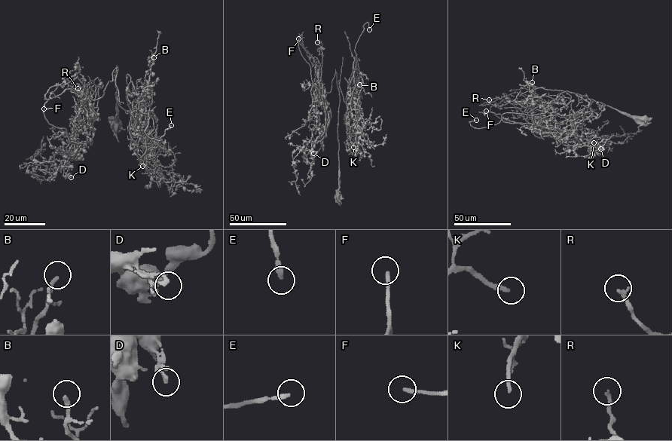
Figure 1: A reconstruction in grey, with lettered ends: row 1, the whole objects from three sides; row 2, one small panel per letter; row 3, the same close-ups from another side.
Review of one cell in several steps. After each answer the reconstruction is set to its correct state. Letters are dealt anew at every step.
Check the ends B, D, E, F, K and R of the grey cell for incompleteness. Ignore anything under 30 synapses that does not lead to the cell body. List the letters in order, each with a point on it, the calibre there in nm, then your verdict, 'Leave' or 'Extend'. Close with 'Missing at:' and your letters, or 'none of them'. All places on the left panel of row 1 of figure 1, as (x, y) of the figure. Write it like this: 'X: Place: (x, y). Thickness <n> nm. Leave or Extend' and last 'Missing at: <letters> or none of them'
B: Place: (154, 57). Thickness 220 nm. Leave
D: Place: (71, 177). Thickness 150 nm. Leave
E: Place: (171, 125). Thickness 260 nm. Extend
F: Place: (44, 108). Thickness 220 nm. Extend
K: Place: (142, 166). Thickness 220 nm. Extend
R: Place: (77, 88). Thickness 200 nm. Leave
Missing at: E, F, K

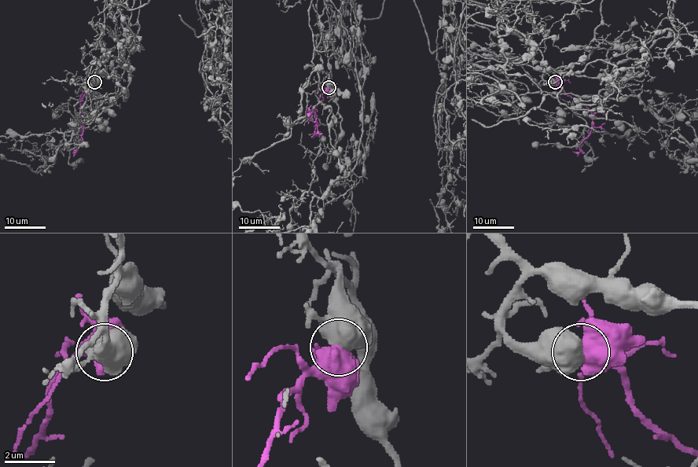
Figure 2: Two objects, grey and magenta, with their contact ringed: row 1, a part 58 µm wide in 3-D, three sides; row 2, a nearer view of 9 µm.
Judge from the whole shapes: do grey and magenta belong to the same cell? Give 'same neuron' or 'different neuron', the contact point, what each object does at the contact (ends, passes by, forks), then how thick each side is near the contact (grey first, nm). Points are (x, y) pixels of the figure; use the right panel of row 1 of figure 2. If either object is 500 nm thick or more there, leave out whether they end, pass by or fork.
same neuron | (555, 82) | 750/900 nm

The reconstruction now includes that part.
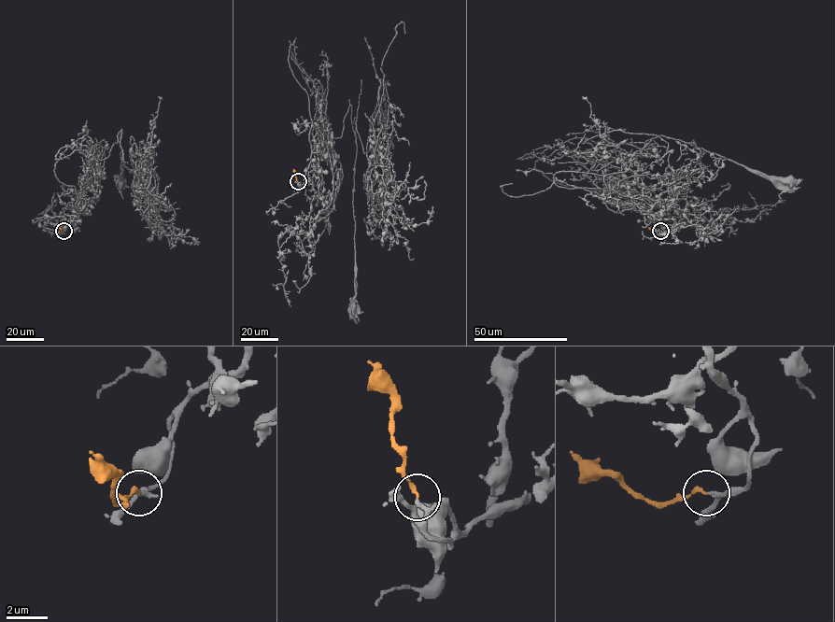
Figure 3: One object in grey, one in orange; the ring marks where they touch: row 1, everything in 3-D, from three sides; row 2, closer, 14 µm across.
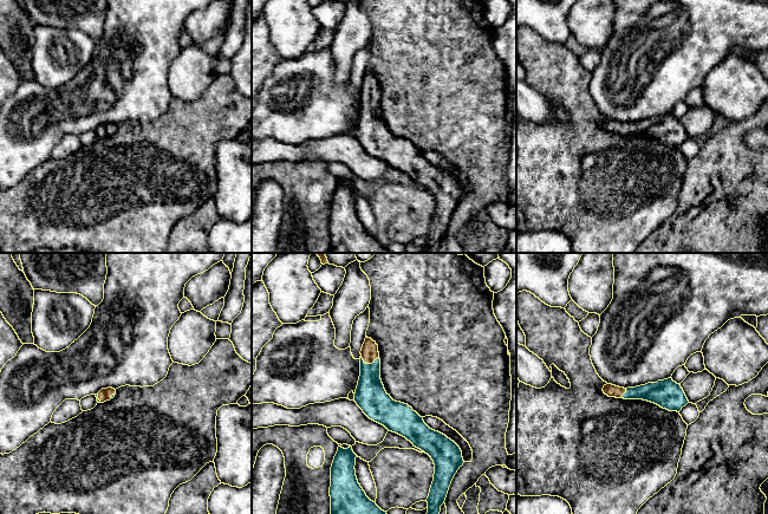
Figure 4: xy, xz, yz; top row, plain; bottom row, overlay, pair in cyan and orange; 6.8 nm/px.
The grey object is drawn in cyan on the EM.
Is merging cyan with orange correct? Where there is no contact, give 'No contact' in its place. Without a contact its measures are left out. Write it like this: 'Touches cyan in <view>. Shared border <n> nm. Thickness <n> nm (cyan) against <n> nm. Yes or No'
Touches cyan in xz. Shared border 130 nm. Thickness 220 nm (cyan) against 120 nm. Yes

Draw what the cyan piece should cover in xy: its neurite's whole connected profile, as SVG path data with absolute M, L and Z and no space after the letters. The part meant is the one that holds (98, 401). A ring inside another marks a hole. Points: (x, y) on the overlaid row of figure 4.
M108 388L108 389L102 389L97 395L97 402L98 403L104 403L106 401L110 401L111 398L113 398L116 395L116 390L112 388Z

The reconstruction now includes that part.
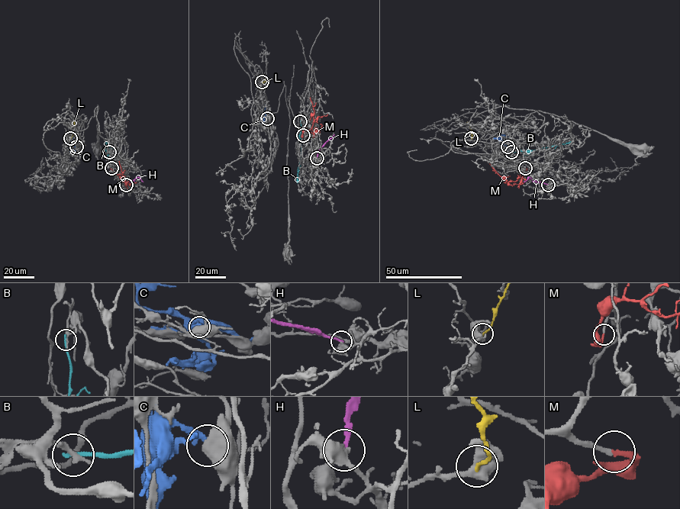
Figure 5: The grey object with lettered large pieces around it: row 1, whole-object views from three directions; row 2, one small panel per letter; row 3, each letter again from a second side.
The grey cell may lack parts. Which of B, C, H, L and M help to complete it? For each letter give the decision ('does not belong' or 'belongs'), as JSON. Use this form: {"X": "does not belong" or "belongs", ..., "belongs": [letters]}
{"B": "does not belong", "C": "does not belong", "H": "does not belong", "L": "does not belong", "M": "belongs", "belongs": ["M"]}

